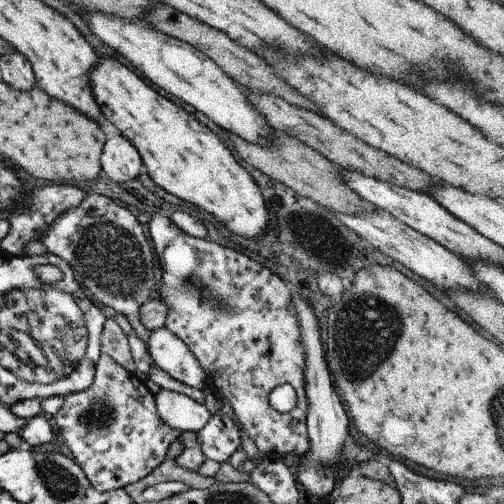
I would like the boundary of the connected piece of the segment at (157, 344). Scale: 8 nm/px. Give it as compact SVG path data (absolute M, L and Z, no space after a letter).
M164 326L150 332L146 351L152 362L172 379L200 391L208 387L207 376L195 356Z

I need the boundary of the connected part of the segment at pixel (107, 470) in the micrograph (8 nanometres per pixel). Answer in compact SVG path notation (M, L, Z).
M100 353L95 363L91 386L81 392L65 395L61 408L53 415L51 425L55 434L61 434L63 442L69 448L77 466L83 471L88 484L99 492L122 489L125 485L147 476L151 470L166 460L165 452L174 440L179 440L183 444L181 453L173 459L178 467L197 472L199 465L205 460L196 433L177 431L167 426L159 418L154 396L147 387L126 368L119 366L110 356L103 353Z

